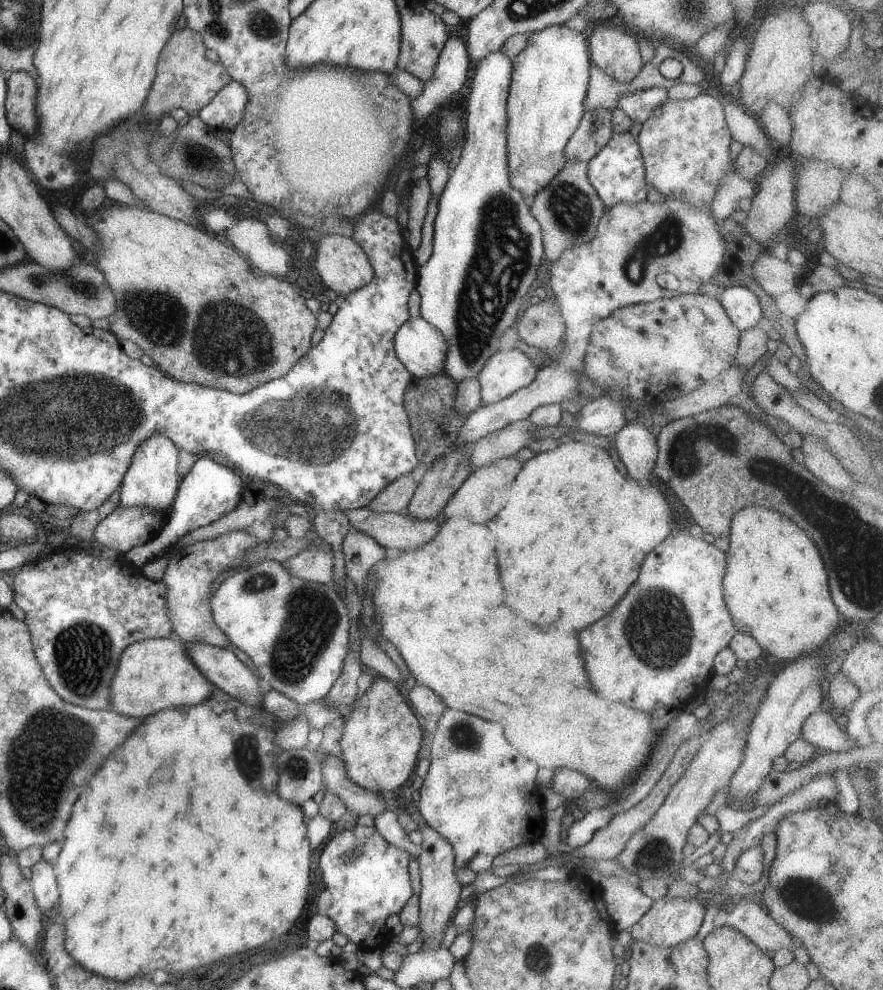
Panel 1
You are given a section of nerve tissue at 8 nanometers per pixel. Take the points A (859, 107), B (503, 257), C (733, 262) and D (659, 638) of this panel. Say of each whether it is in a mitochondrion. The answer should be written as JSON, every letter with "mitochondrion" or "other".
{"A":"other","B":"mitochondrion","C":"other","D":"mitochondrion"}

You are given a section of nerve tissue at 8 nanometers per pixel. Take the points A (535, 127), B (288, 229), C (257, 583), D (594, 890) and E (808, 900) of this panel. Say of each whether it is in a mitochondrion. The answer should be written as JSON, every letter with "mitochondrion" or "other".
{"A":"other","B":"mitochondrion","C":"mitochondrion","D":"other","E":"mitochondrion"}

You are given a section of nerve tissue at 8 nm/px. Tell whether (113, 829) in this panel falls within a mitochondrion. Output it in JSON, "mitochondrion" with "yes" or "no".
{"mitochondrion":"no"}

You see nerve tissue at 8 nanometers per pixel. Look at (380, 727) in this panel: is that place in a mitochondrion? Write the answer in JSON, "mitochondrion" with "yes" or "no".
{"mitochondrion":"no"}

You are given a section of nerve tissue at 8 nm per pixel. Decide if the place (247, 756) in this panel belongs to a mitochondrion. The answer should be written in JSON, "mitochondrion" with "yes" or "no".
{"mitochondrion":"yes"}

